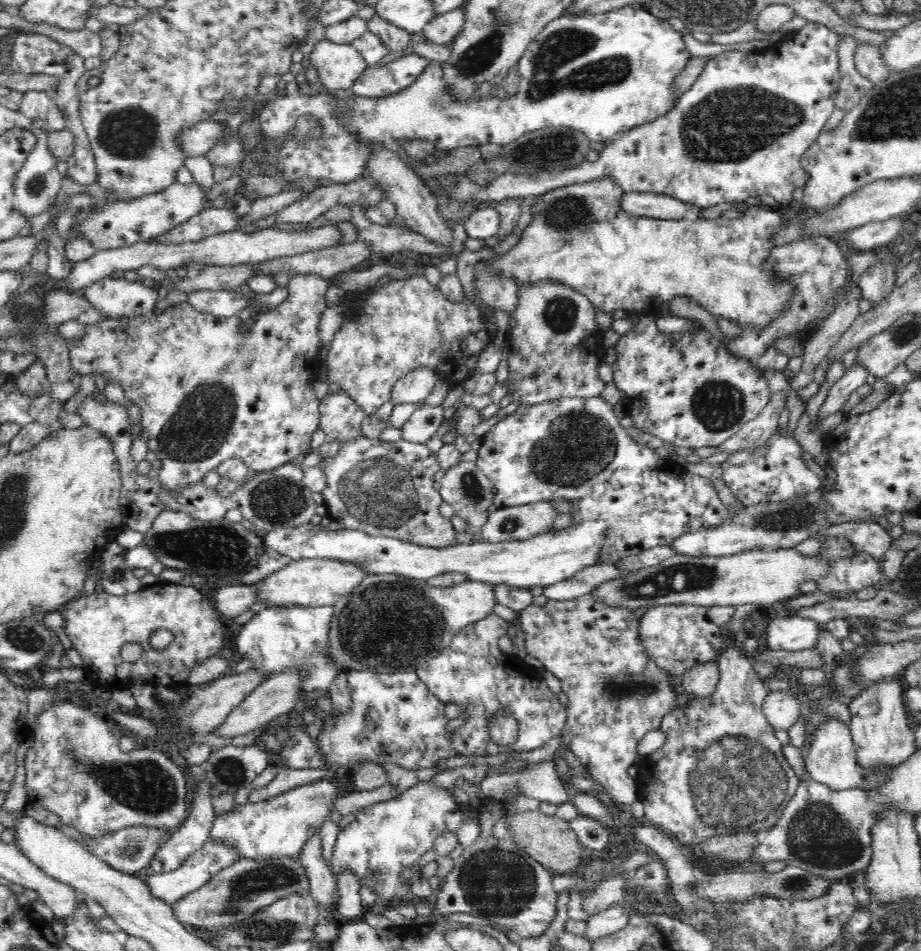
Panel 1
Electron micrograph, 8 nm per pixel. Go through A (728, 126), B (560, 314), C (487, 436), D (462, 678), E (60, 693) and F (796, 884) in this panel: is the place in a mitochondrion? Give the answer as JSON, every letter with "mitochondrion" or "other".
{"A":"mitochondrion","B":"mitochondrion","C":"other","D":"other","E":"other","F":"mitochondrion"}

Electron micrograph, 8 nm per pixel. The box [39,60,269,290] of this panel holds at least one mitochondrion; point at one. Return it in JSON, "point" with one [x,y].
{"point":[130,132]}

